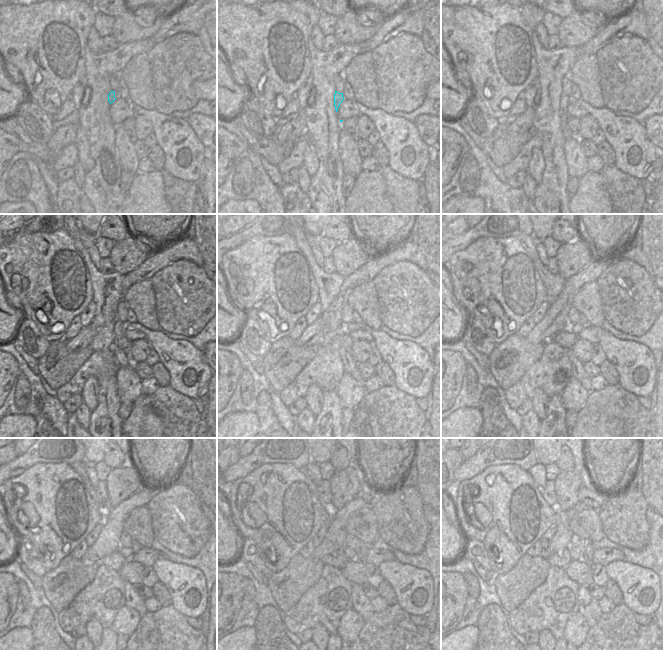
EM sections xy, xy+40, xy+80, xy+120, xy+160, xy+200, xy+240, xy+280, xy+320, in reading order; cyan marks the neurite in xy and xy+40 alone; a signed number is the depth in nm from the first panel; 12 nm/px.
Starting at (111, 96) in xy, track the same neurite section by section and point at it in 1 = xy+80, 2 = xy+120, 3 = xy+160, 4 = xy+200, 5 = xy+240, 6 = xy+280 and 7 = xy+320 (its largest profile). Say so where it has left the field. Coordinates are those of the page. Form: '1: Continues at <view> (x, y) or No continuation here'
1: Continues at xy+80 (565, 100)
2: Continues at xy+120 (122, 359)
3: Continues at xy+160 (350, 365)
4: Continues at xy+200 (578, 372)
5: Continues at xy+240 (133, 600)
6: Continues at xy+280 (361, 603)
7: Continues at xy+320 (589, 608)

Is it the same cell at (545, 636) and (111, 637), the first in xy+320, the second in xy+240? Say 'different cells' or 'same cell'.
different cells

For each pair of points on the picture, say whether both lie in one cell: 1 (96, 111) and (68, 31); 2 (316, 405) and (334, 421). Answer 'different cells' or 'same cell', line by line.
1: different cells
2: different cells

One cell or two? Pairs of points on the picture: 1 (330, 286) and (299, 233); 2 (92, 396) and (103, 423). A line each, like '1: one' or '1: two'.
1: one
2: two

